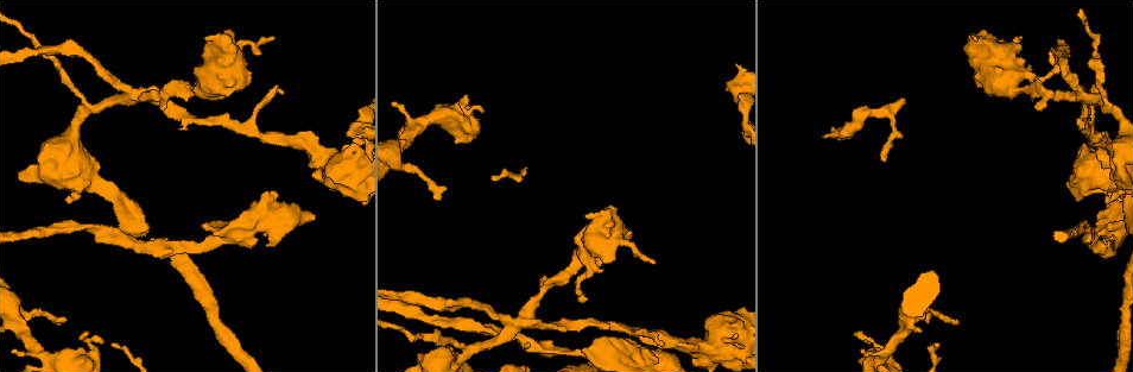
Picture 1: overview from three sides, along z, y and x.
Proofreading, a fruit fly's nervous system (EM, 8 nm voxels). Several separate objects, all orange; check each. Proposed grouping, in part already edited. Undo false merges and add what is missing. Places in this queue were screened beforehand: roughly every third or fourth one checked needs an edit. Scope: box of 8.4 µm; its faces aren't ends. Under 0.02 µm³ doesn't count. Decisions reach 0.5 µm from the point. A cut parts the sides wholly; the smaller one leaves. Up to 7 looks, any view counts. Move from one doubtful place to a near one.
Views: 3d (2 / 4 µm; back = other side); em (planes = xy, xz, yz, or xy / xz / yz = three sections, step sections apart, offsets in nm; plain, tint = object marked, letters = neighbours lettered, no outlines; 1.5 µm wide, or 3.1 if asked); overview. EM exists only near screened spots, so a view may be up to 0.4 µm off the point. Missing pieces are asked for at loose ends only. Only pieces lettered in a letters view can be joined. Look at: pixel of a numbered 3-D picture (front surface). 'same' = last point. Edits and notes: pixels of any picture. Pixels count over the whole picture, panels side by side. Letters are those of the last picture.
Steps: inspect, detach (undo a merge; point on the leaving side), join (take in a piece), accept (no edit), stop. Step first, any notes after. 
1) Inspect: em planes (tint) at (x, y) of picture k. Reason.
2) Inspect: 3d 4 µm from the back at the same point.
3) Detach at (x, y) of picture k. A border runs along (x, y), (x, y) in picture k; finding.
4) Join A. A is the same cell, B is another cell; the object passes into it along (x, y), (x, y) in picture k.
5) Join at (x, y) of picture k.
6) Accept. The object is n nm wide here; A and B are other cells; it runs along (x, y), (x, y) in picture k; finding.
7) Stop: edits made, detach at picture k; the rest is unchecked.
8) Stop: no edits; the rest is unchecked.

Inspect: 3d 4 µm at (527, 320) of picture 1. Four or more arms meet.

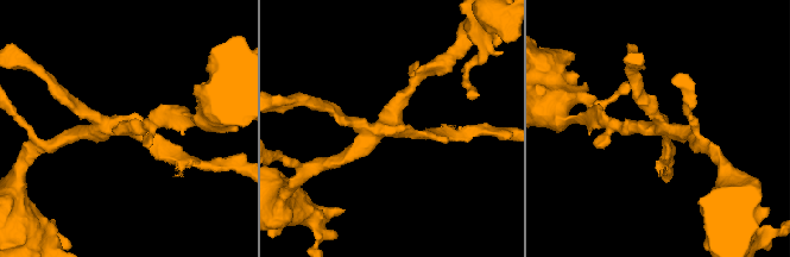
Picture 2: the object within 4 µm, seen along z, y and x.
Inspect: em yz step 4 (letters) at (127, 127) of picture 2. Need the tissue.

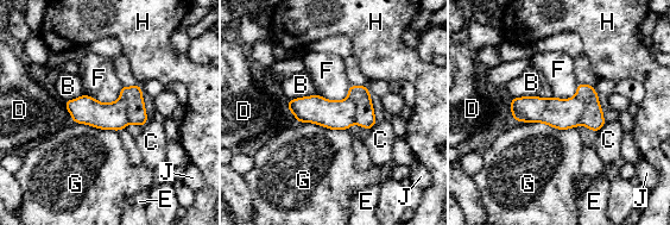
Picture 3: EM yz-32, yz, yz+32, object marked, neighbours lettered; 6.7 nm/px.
Inspect: em planes (letters) at the same point. Cut it another way.

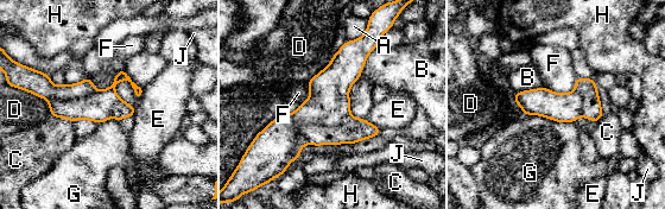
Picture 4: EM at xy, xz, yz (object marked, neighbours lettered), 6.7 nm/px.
Detach at (349, 131) of picture 4. A, B, C, D, E, F, G, H and J are other cells; a border runs along (349, 113), (298, 124), (301, 143) in picture 4; two cells meet here.

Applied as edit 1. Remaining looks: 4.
Inspect: em planes (letters) at (587, 218) of picture 1. An open end.

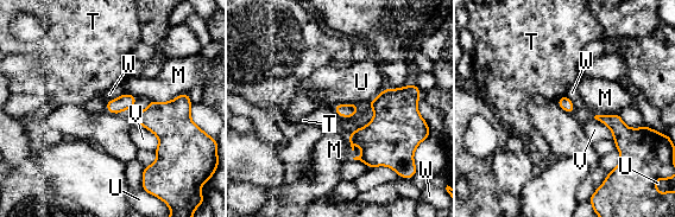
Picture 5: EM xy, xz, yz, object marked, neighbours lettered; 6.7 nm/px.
Accept. M, T, U, V and W are other cells; none of them fits.

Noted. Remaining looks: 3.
Stop: edits made, detach at picture 4; the rest is unchecked.

